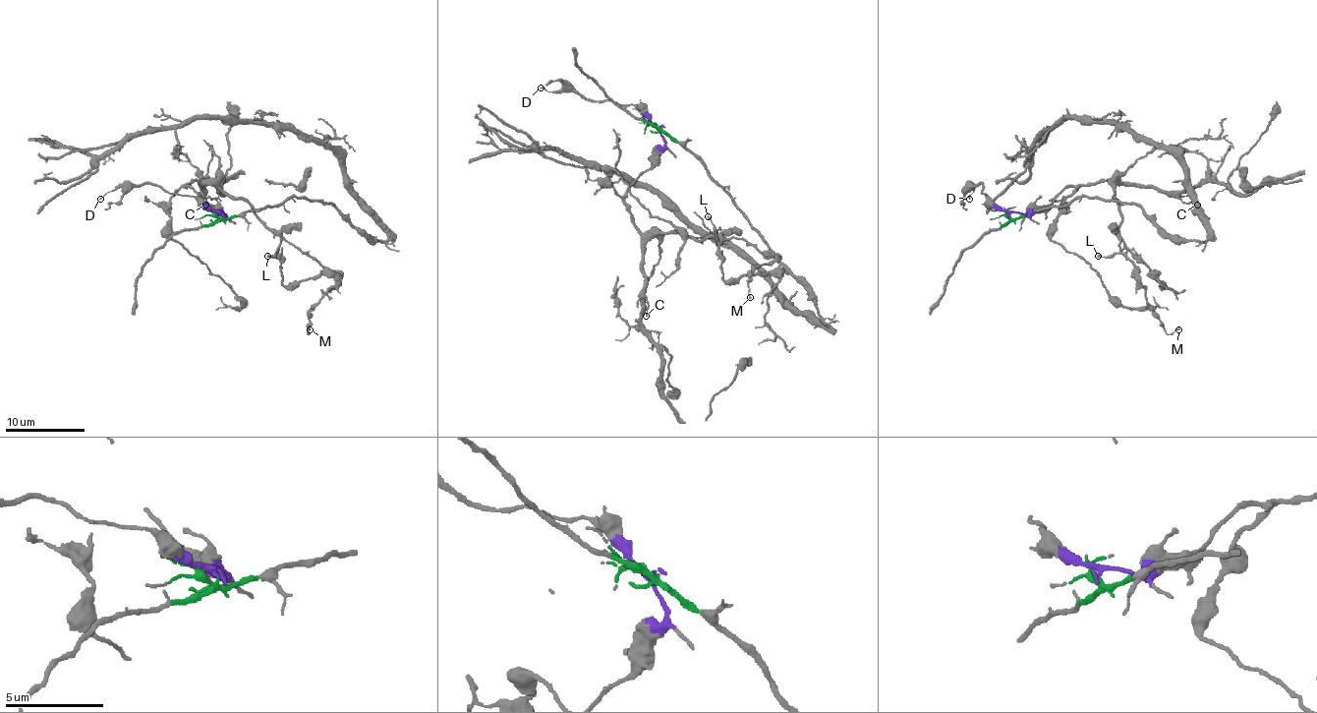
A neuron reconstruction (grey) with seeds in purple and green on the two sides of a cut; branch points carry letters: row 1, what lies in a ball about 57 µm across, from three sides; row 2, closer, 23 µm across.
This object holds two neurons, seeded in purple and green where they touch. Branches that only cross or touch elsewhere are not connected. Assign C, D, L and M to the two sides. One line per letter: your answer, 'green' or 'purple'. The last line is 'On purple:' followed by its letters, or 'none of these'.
C: purple
D: purple
L: purple
M: purple
On purple: C, D, L, M

